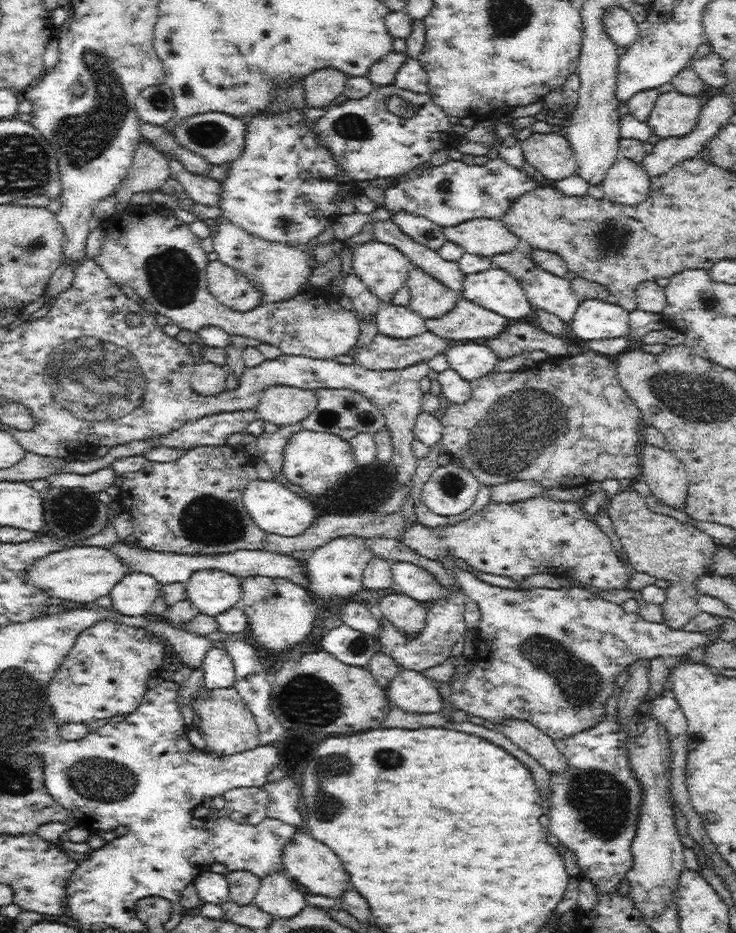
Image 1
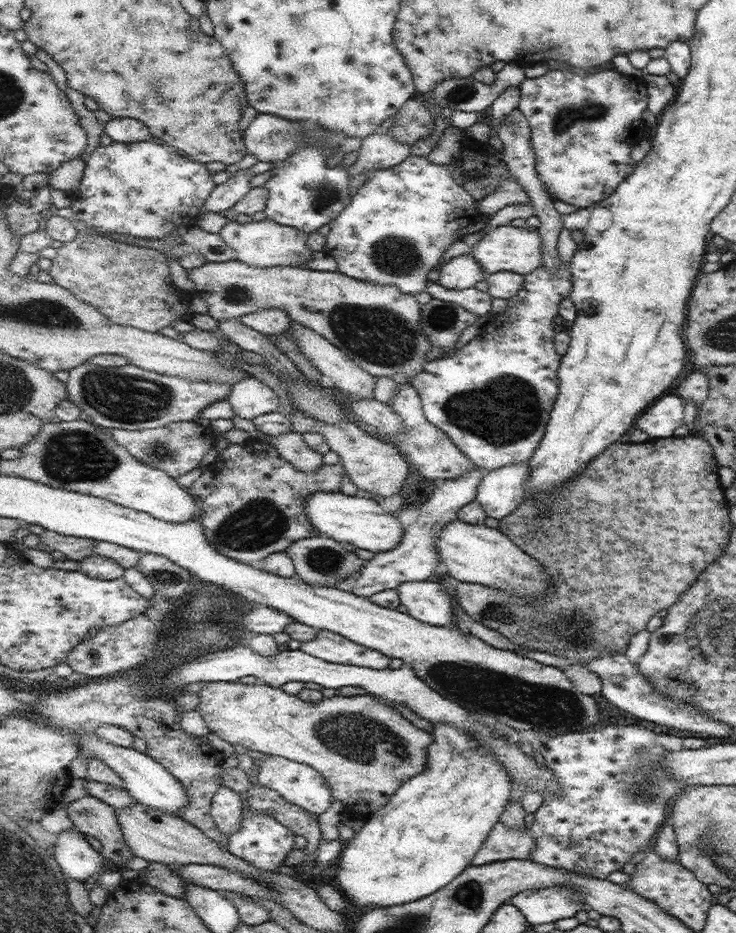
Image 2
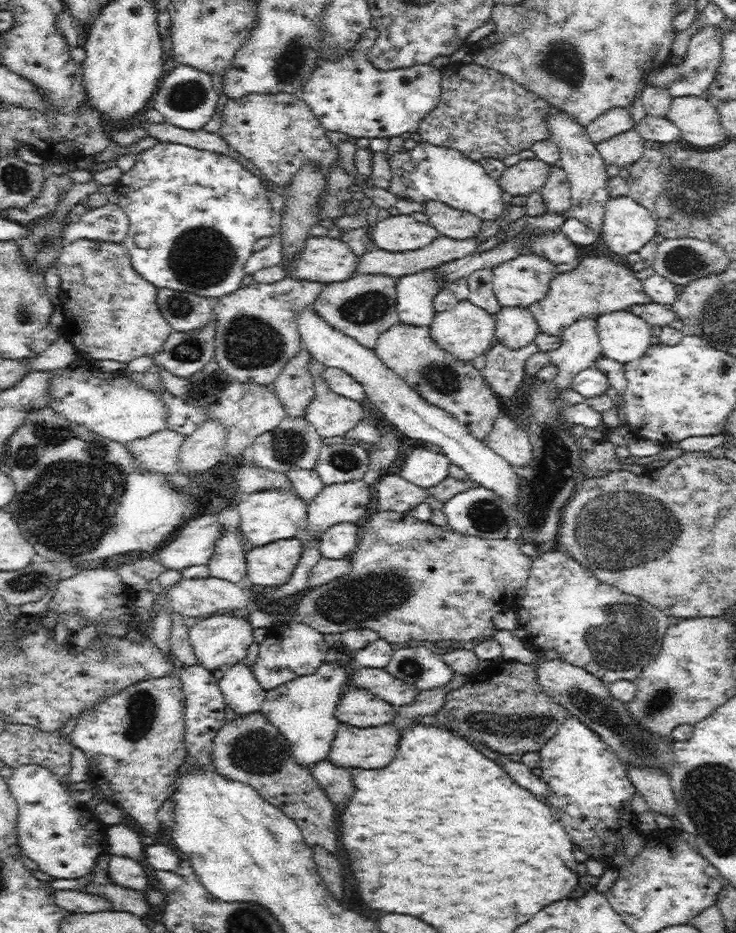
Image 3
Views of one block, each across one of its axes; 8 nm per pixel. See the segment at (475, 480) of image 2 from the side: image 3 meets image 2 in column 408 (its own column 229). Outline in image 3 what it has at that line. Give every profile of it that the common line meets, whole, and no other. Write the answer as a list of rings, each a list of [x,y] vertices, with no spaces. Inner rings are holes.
[[[224,528],[216,548],[214,556],[208,562],[210,576],[212,578],[224,578],[234,584],[246,584],[248,576],[248,560],[246,552],[242,550],[242,536],[236,532],[236,528]]]

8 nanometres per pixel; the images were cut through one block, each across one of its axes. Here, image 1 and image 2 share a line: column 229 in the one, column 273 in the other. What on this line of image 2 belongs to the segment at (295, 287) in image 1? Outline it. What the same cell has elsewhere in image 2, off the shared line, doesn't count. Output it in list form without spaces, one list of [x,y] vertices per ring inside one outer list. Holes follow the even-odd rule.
[[[235,220],[227,222],[221,232],[219,238],[235,252],[237,260],[251,264],[251,266],[301,266],[313,252],[305,248],[305,234],[293,226],[281,226],[273,220],[261,220],[261,222],[247,222],[247,224],[239,224]]]

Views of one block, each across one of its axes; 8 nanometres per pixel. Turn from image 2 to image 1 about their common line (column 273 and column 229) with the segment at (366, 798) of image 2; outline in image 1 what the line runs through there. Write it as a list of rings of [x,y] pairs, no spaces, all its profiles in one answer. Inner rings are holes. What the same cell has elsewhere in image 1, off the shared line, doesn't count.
[[[216,688],[208,692],[208,700],[200,700],[200,696],[194,702],[194,712],[202,718],[202,734],[208,740],[208,750],[216,756],[232,756],[242,754],[246,750],[254,750],[260,746],[260,730],[256,724],[256,718],[252,716],[250,708],[246,706],[244,698],[238,694],[236,688]]]

